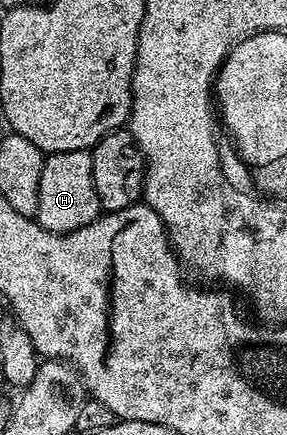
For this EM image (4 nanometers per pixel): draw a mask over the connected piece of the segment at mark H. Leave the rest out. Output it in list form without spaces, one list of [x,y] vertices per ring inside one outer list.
[[[52,151],[44,158],[44,169],[40,173],[40,197],[33,218],[39,225],[57,235],[67,235],[76,229],[84,229],[98,218],[102,206],[96,197],[96,185],[92,181],[92,157],[90,151]]]

